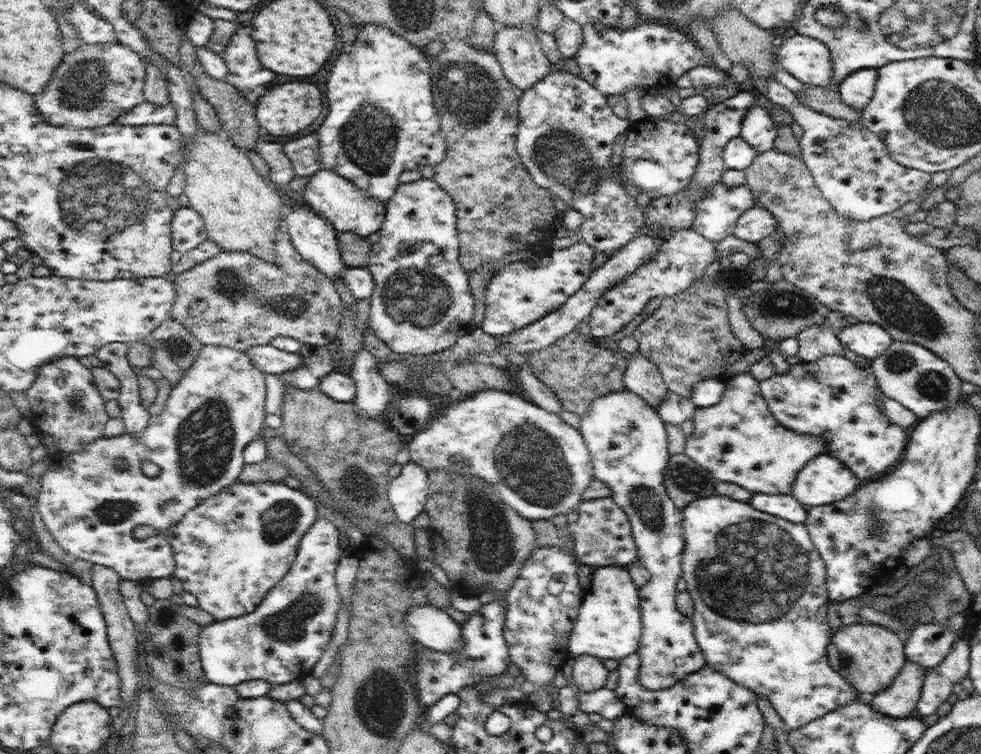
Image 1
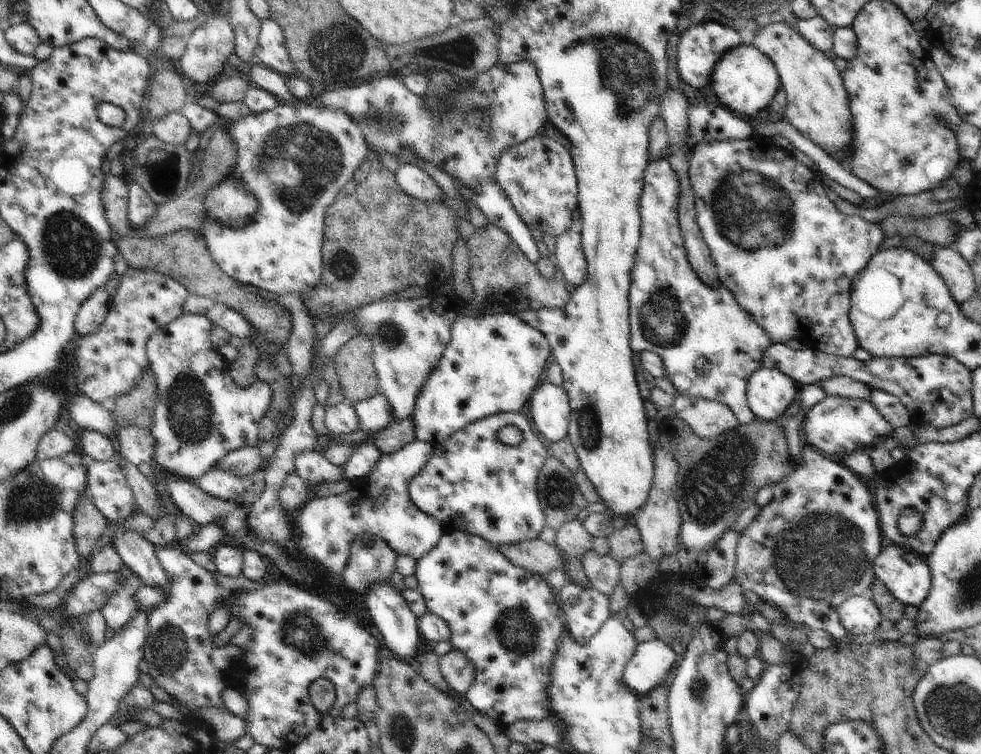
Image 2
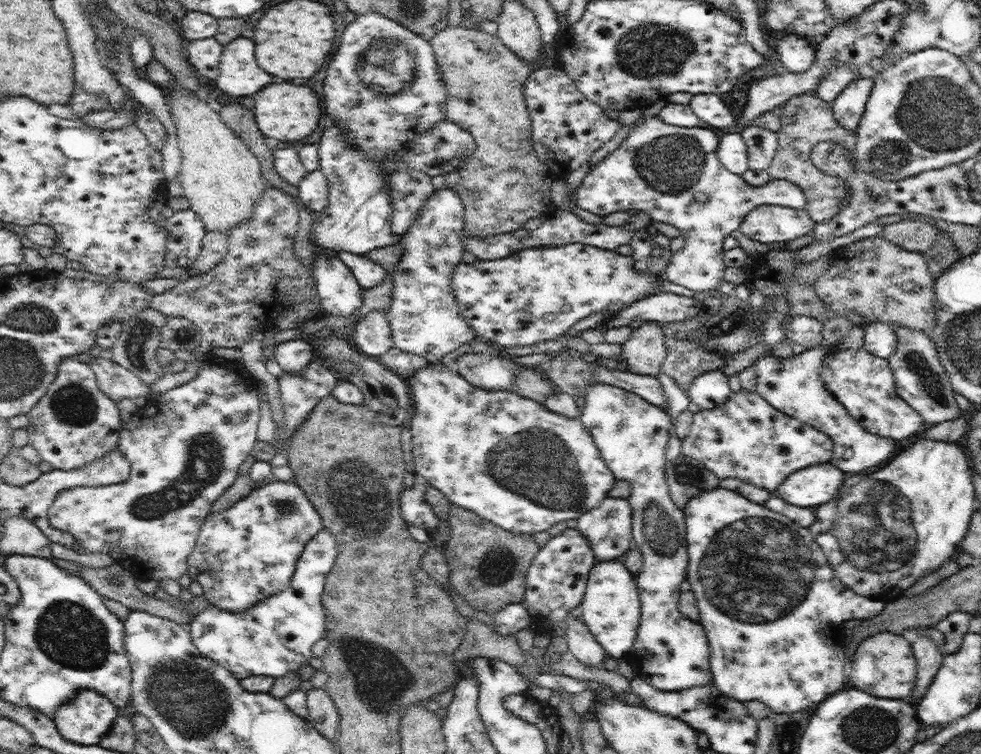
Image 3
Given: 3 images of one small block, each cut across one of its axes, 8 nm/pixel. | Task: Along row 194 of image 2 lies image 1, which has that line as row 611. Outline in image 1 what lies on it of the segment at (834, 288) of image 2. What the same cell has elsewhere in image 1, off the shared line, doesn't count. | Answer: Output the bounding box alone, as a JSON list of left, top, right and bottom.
[681,492,862,730]

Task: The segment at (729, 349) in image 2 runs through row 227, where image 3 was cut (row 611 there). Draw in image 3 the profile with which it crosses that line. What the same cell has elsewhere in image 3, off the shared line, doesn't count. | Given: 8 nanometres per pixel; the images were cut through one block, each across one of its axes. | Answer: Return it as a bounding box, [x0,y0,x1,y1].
[579,382,713,691]

